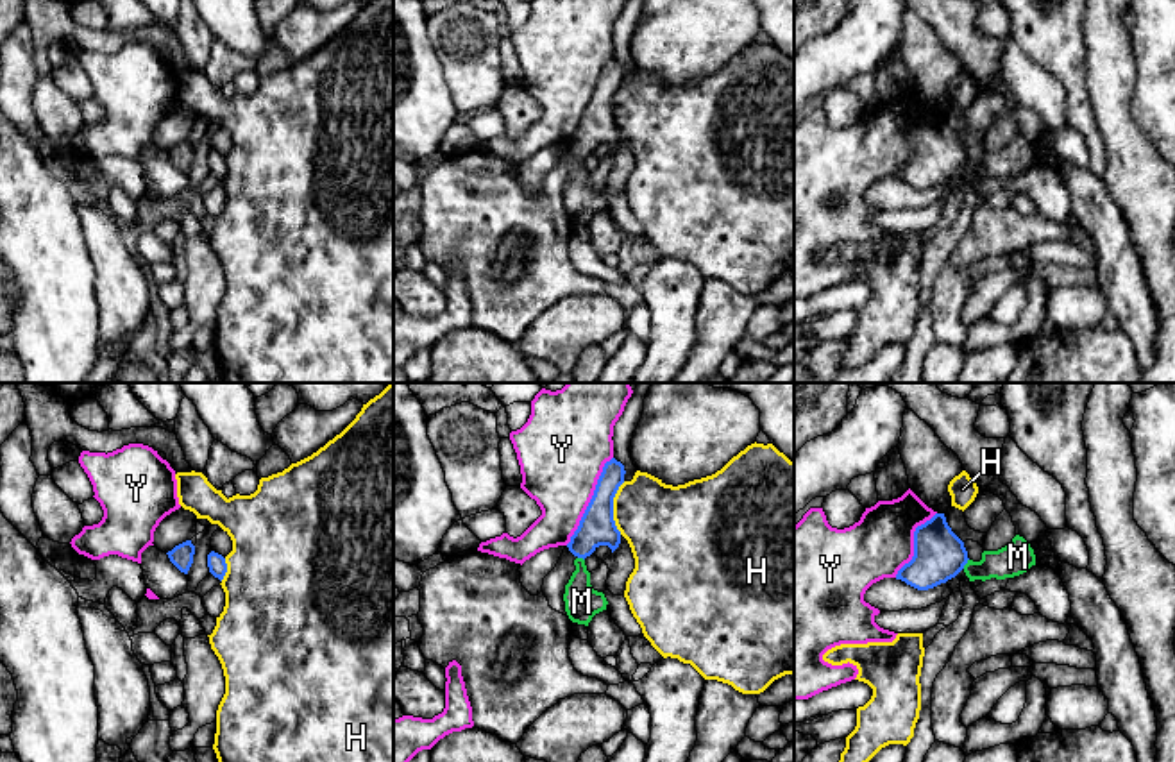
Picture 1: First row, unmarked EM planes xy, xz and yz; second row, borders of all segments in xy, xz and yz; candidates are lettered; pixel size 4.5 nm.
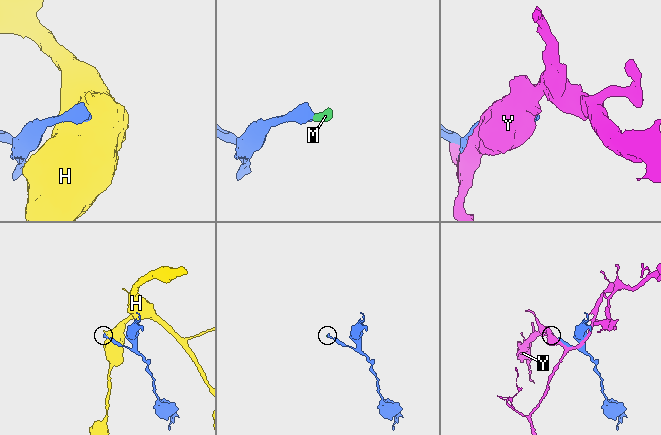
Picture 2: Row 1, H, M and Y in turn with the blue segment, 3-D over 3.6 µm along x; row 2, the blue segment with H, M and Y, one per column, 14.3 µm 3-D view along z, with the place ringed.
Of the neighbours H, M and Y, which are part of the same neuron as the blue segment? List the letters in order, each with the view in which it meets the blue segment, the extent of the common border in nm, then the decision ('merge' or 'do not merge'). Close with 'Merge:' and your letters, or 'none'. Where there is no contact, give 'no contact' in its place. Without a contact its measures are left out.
H: xz | 240 nm | do not merge
M: yz | 50 nm | merge
Y: xz | 460 nm | do not merge
Merge: M

